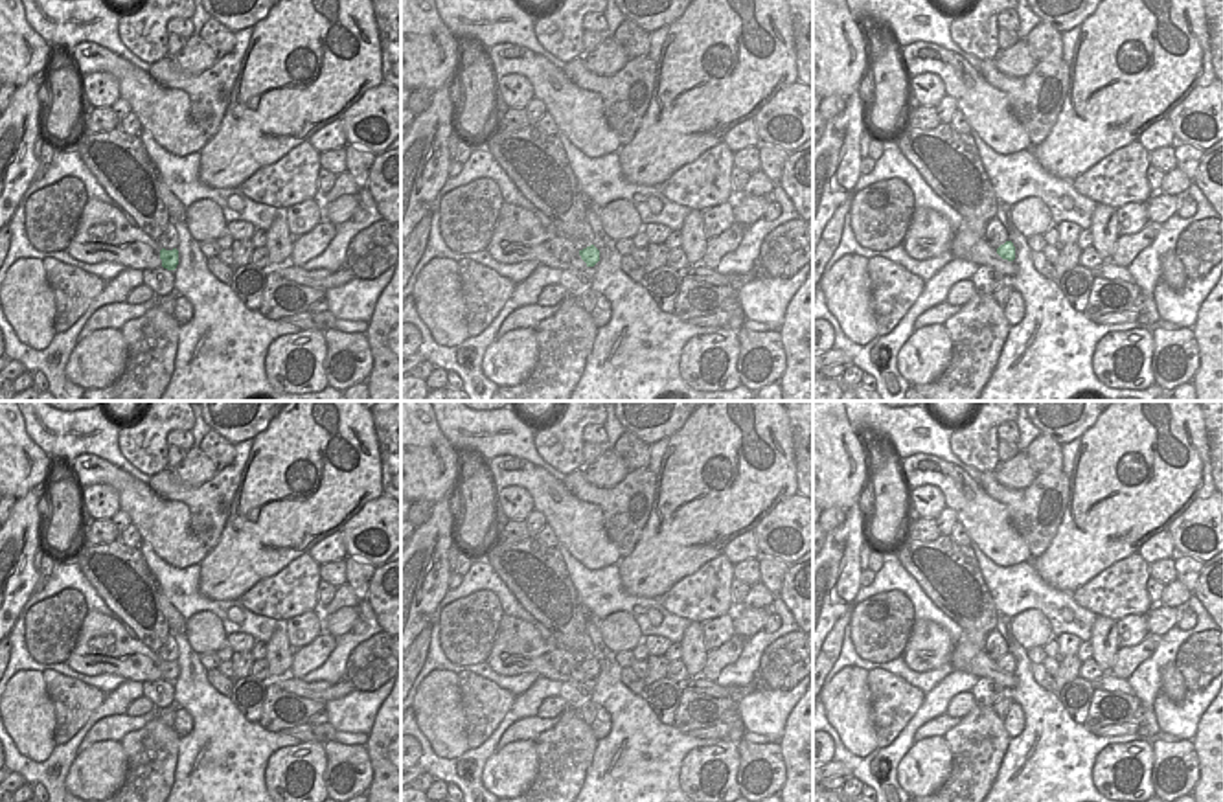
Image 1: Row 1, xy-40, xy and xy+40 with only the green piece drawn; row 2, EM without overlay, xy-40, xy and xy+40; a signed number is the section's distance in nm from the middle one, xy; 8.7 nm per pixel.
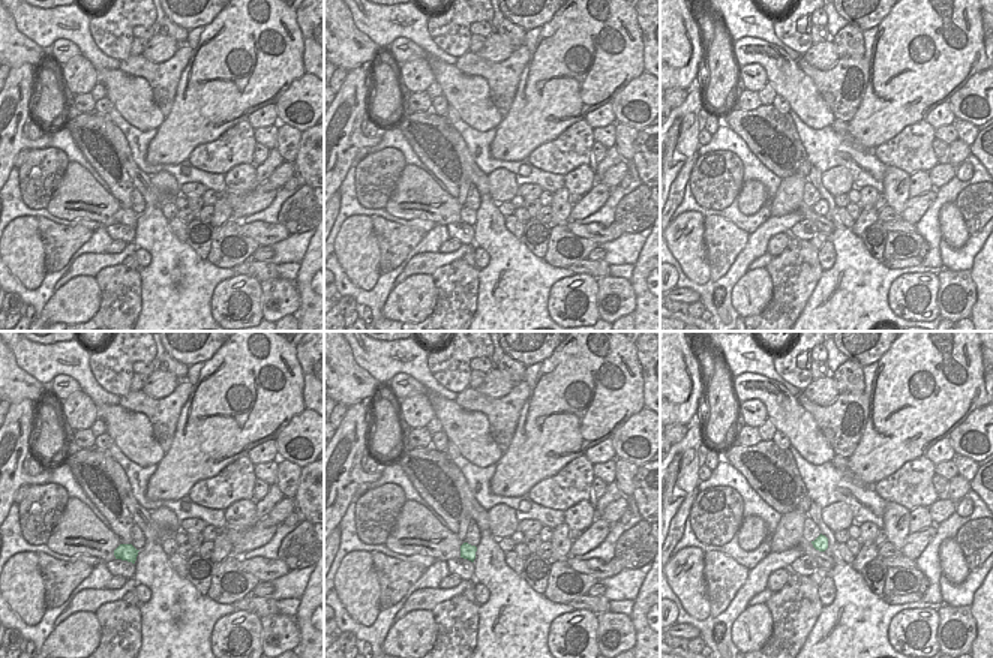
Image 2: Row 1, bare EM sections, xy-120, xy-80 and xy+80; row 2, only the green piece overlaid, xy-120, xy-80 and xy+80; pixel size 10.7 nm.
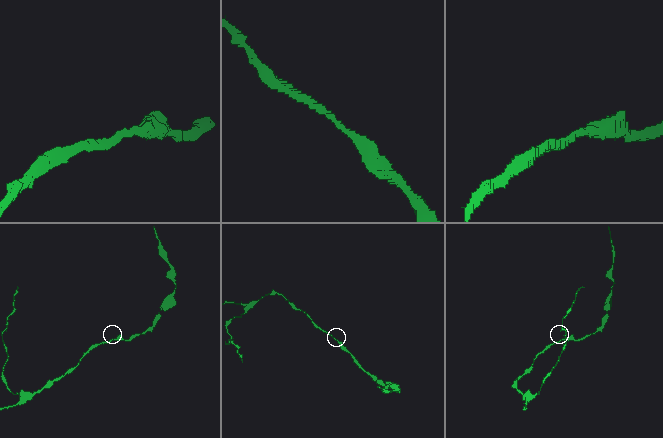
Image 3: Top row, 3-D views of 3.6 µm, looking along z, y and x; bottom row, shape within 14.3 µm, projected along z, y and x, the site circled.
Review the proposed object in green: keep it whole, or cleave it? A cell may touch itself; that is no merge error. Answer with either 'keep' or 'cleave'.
keep

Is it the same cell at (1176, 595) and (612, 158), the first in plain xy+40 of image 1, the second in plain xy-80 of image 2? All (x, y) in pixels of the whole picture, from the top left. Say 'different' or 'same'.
same

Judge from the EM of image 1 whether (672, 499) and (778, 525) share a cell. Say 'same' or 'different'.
different

